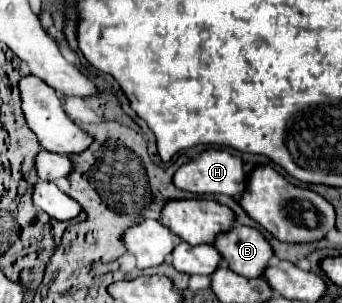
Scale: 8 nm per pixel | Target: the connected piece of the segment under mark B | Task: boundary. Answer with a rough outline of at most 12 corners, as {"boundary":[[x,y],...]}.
{"boundary":[[250,226],[218,236],[230,270],[264,278],[270,242]]}

